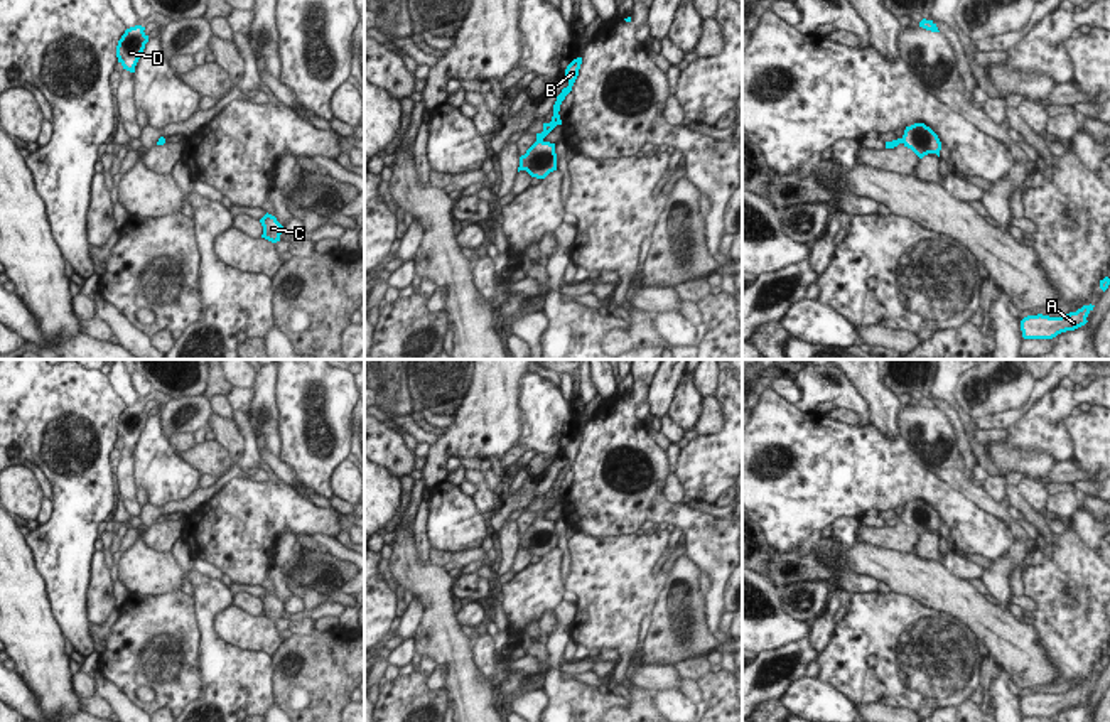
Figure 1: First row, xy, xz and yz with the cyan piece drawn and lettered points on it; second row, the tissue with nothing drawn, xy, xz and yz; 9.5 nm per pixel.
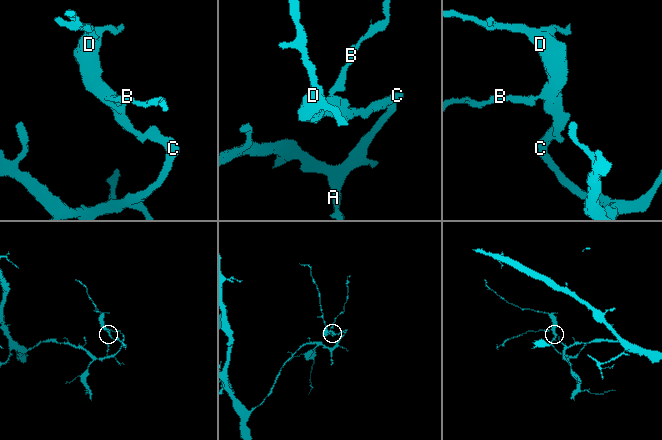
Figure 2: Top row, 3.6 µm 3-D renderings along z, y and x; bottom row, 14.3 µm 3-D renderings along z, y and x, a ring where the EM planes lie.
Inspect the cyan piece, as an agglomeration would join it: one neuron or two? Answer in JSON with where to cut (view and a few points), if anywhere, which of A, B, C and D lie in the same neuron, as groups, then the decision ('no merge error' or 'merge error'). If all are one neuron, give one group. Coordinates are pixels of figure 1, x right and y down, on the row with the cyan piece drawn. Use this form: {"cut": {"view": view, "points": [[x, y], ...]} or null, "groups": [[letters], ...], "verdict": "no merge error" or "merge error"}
{"cut": null, "groups": [["A", "B", "C", "D"]], "verdict": "no merge error"}

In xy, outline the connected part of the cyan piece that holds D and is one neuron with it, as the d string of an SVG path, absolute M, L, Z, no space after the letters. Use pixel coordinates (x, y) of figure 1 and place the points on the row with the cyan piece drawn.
M135 25L125 30L116 46L116 57L123 69L135 73L135 66L148 42L145 27Z

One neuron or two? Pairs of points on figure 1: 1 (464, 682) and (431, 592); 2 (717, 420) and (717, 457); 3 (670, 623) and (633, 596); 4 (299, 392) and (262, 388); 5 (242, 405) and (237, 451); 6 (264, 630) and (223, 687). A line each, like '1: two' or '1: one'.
1: one
2: two
3: two
4: two
5: two
6: two

